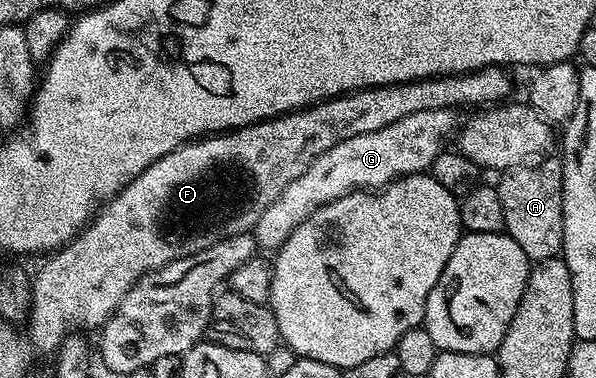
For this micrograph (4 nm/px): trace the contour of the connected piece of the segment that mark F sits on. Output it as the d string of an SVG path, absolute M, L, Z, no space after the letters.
M489 66L480 68L477 72L462 72L459 74L449 74L446 76L429 76L423 80L412 80L408 84L384 84L381 88L362 88L358 92L350 92L333 97L331 100L321 100L319 104L313 104L310 108L302 108L298 112L285 112L281 115L271 117L267 120L259 120L257 124L248 124L245 128L237 128L223 134L212 134L207 138L197 139L195 142L189 142L181 147L175 148L170 154L166 154L161 160L156 160L143 174L136 176L121 188L111 200L107 201L95 213L94 219L81 231L80 235L70 244L64 245L63 248L51 253L48 260L36 274L31 277L32 300L30 307L27 309L28 315L28 340L40 352L55 353L60 347L62 333L65 331L64 324L85 324L93 330L99 329L115 312L116 307L120 305L121 298L126 295L143 276L148 275L156 269L166 266L183 256L193 256L210 246L214 246L223 240L229 240L234 234L243 232L252 232L255 229L258 218L286 190L294 178L298 178L304 171L316 161L326 150L338 146L338 142L346 142L346 138L354 138L358 134L370 134L374 130L382 130L390 126L390 122L398 122L398 118L406 118L406 114L418 114L418 110L440 110L442 108L451 108L460 110L463 104L480 104L476 106L496 106L501 102L507 101L512 92L512 80L508 77L509 69L504 66Z

